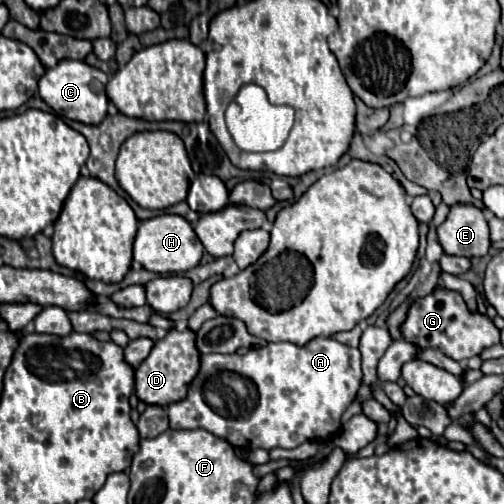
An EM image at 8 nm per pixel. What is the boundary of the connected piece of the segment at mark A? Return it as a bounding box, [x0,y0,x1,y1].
[168,338,362,450]

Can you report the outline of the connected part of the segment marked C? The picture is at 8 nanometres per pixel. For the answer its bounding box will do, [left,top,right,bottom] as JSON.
[38,60,108,126]

